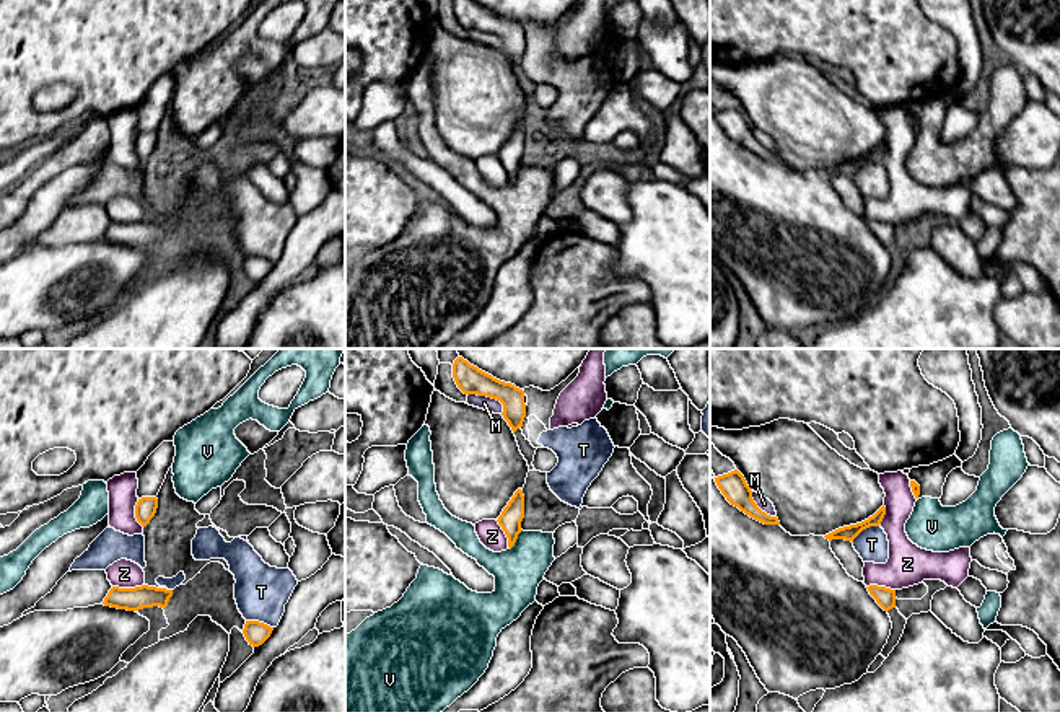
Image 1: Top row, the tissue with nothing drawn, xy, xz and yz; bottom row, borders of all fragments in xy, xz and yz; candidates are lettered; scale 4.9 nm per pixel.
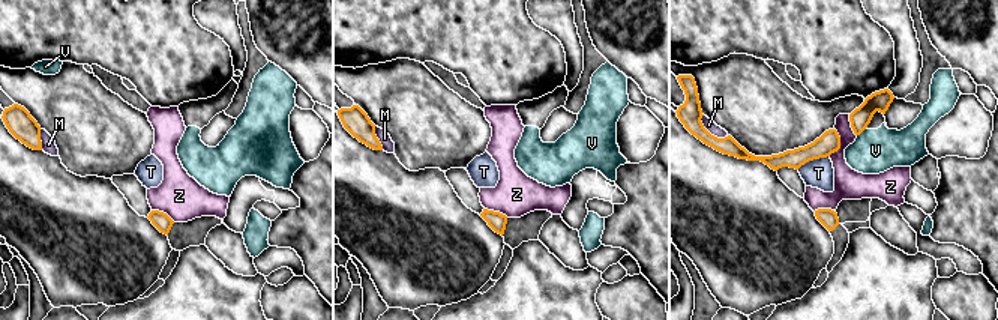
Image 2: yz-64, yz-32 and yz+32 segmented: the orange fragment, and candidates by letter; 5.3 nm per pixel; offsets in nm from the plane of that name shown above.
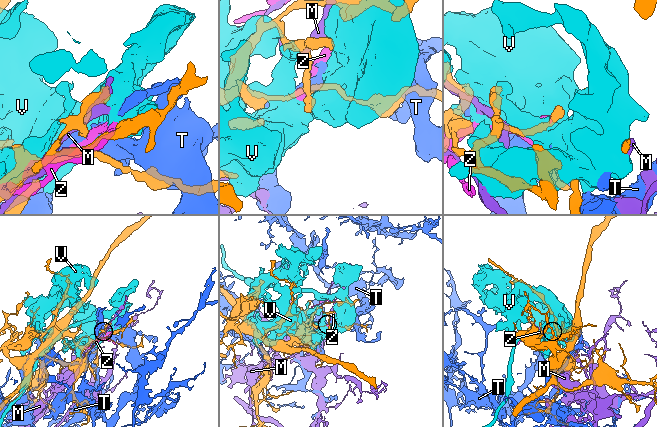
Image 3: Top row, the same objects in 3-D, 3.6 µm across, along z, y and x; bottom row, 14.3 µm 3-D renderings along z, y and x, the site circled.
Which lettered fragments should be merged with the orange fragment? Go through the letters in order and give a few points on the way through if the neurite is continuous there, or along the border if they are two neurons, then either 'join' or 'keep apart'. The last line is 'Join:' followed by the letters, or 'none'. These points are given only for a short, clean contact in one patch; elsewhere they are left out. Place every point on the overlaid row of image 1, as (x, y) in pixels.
M: keep apart
T: keep apart
V: keep apart
Z: keep apart
Join: none

